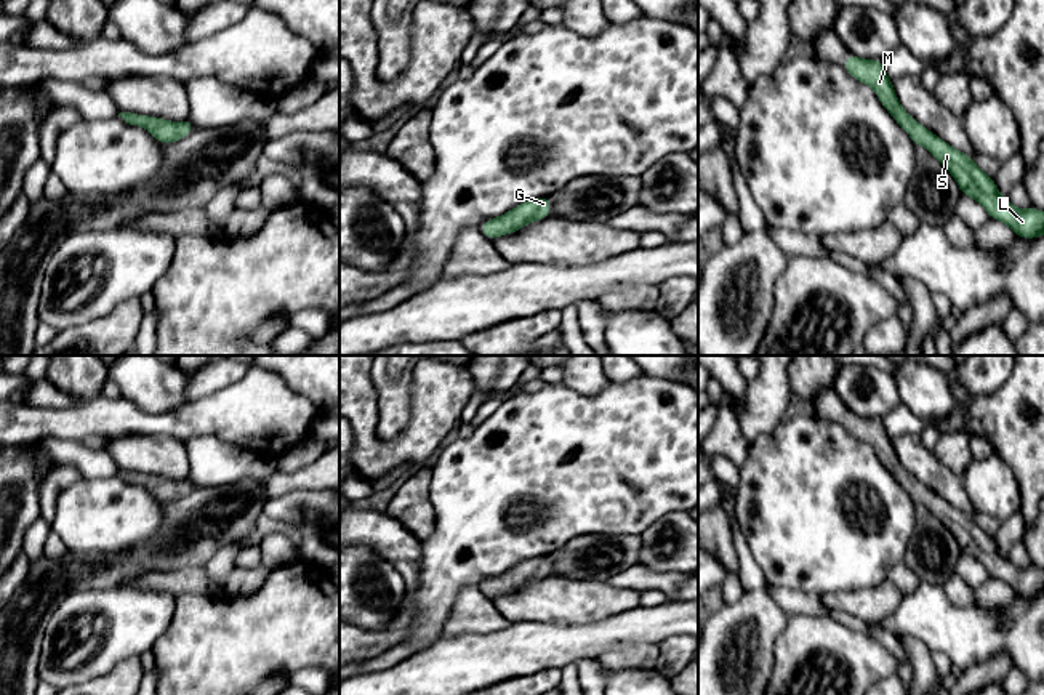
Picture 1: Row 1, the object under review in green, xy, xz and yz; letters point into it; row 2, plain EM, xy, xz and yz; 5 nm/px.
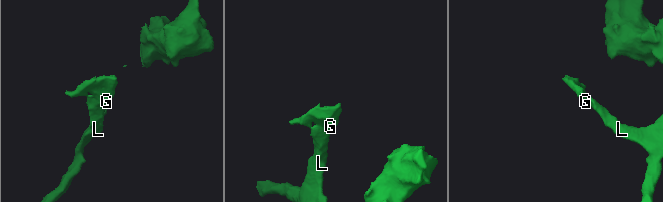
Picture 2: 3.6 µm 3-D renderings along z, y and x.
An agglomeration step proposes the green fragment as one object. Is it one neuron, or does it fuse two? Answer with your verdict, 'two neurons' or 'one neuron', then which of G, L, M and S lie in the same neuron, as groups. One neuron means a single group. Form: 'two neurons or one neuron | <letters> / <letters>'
one neuron | G L M S

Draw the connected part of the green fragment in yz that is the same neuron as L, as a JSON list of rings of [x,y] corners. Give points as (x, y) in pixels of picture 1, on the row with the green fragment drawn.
[[[849,54],[842,66],[855,80],[869,85],[881,104],[895,122],[911,136],[916,146],[924,146],[954,178],[964,195],[977,200],[990,215],[1007,224],[1017,237],[1034,239],[1044,235],[1044,211],[1030,207],[1015,208],[1002,197],[991,176],[974,163],[974,157],[959,152],[937,135],[918,123],[898,102],[892,78],[885,74],[881,59],[861,59]]]

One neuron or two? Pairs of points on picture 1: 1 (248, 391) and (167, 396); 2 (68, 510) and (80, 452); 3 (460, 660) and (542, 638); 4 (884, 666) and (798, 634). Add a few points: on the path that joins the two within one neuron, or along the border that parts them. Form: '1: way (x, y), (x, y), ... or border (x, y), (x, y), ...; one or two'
1: border (189, 401), (173, 409), (151, 413); two
2: border (117, 474), (109, 478), (82, 478); two
3: way (481, 660), (501, 657), (521, 649); one
4: way (863, 662), (852, 662), (844, 654), (819, 644); one

